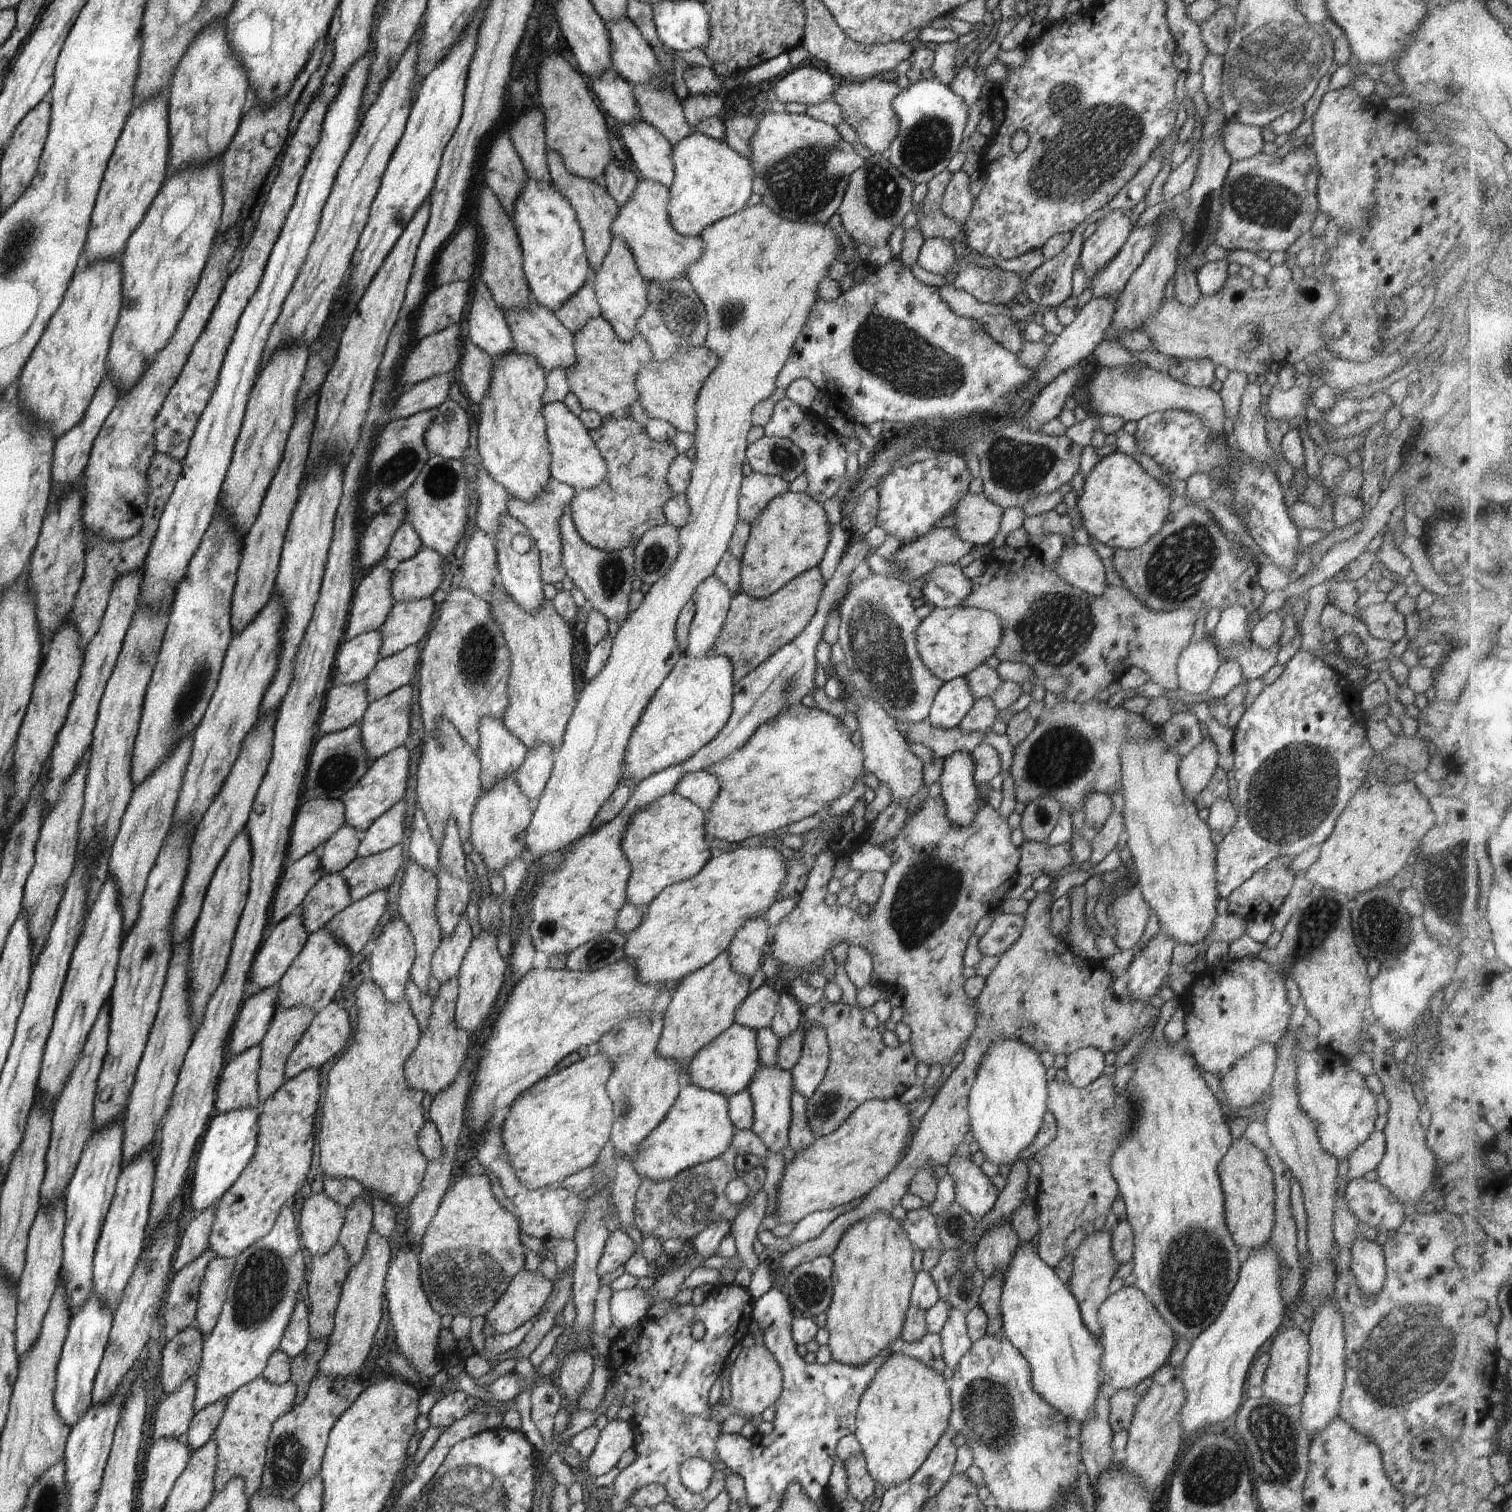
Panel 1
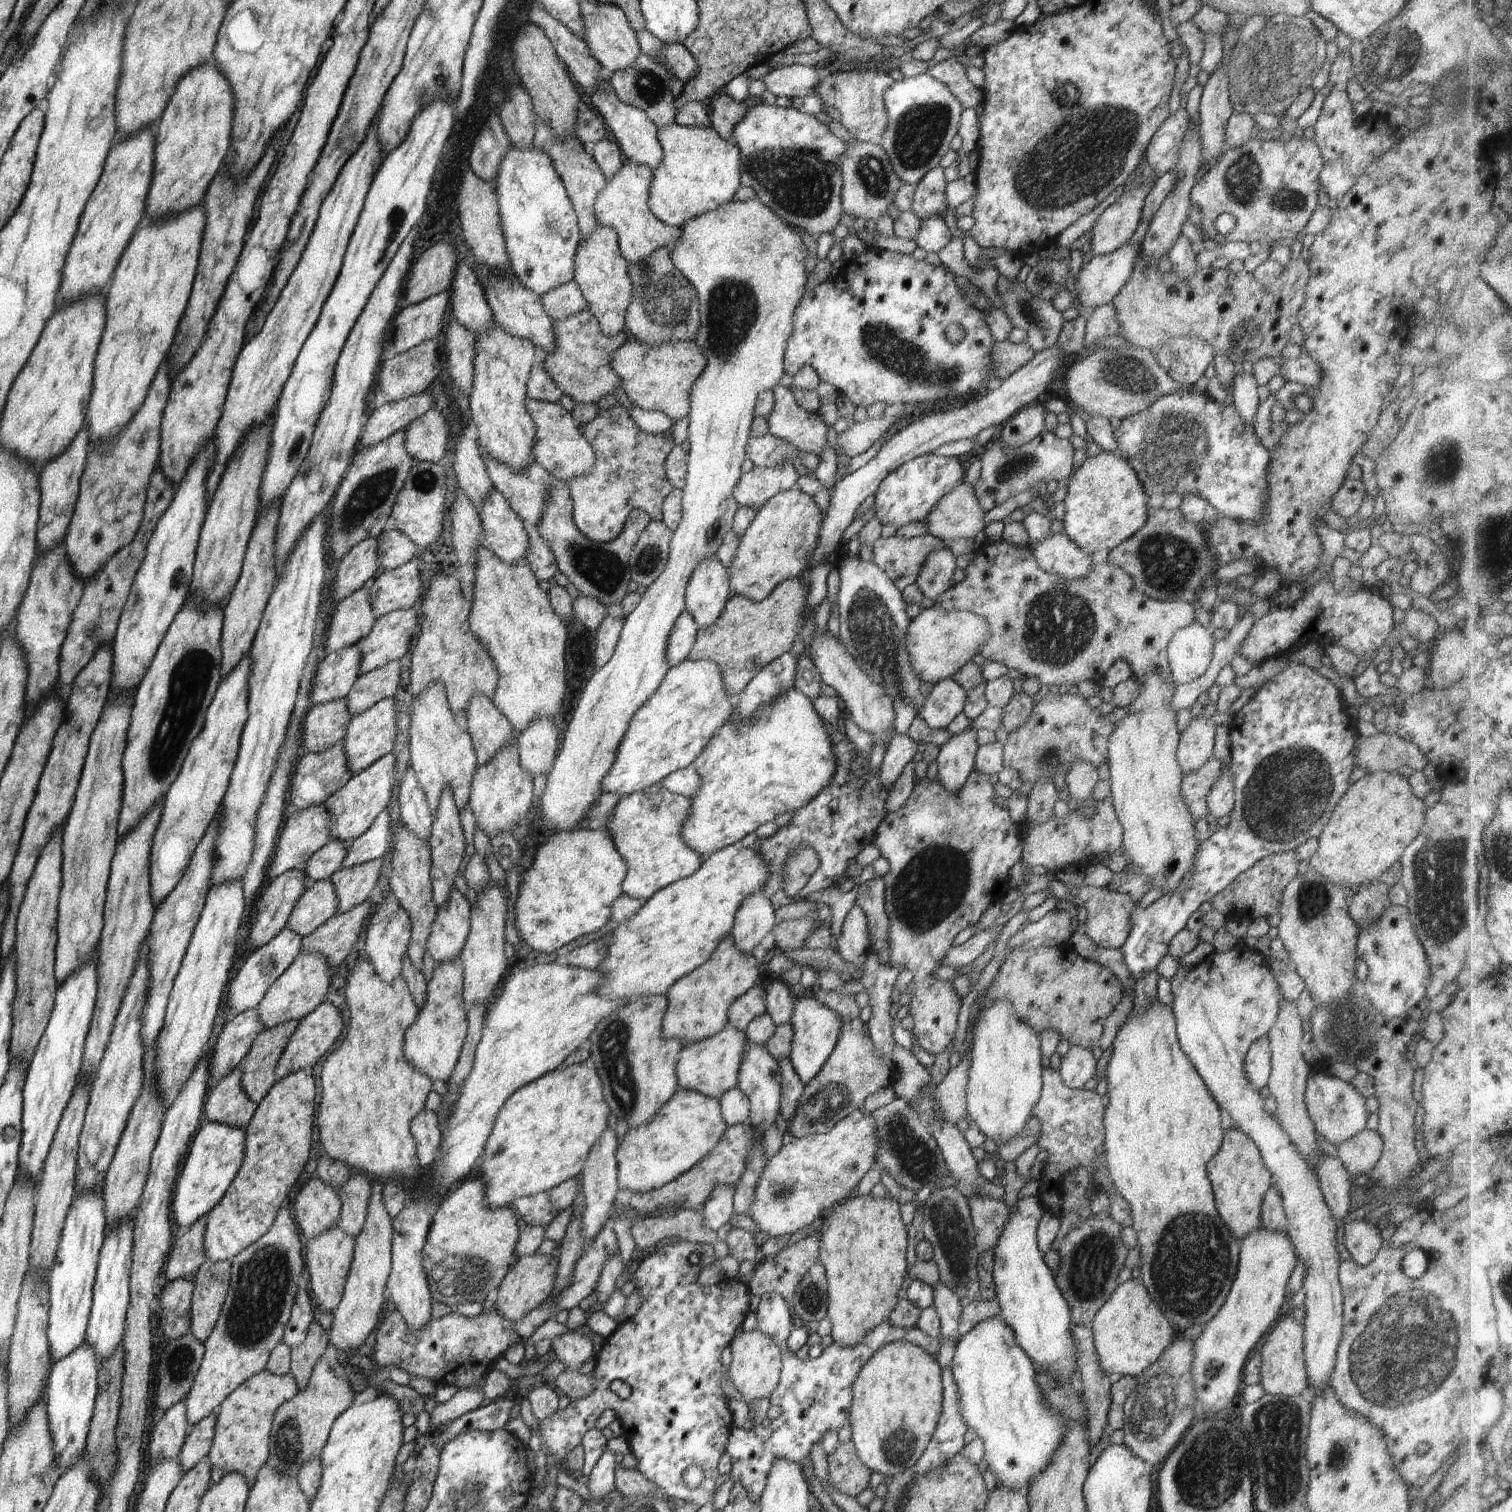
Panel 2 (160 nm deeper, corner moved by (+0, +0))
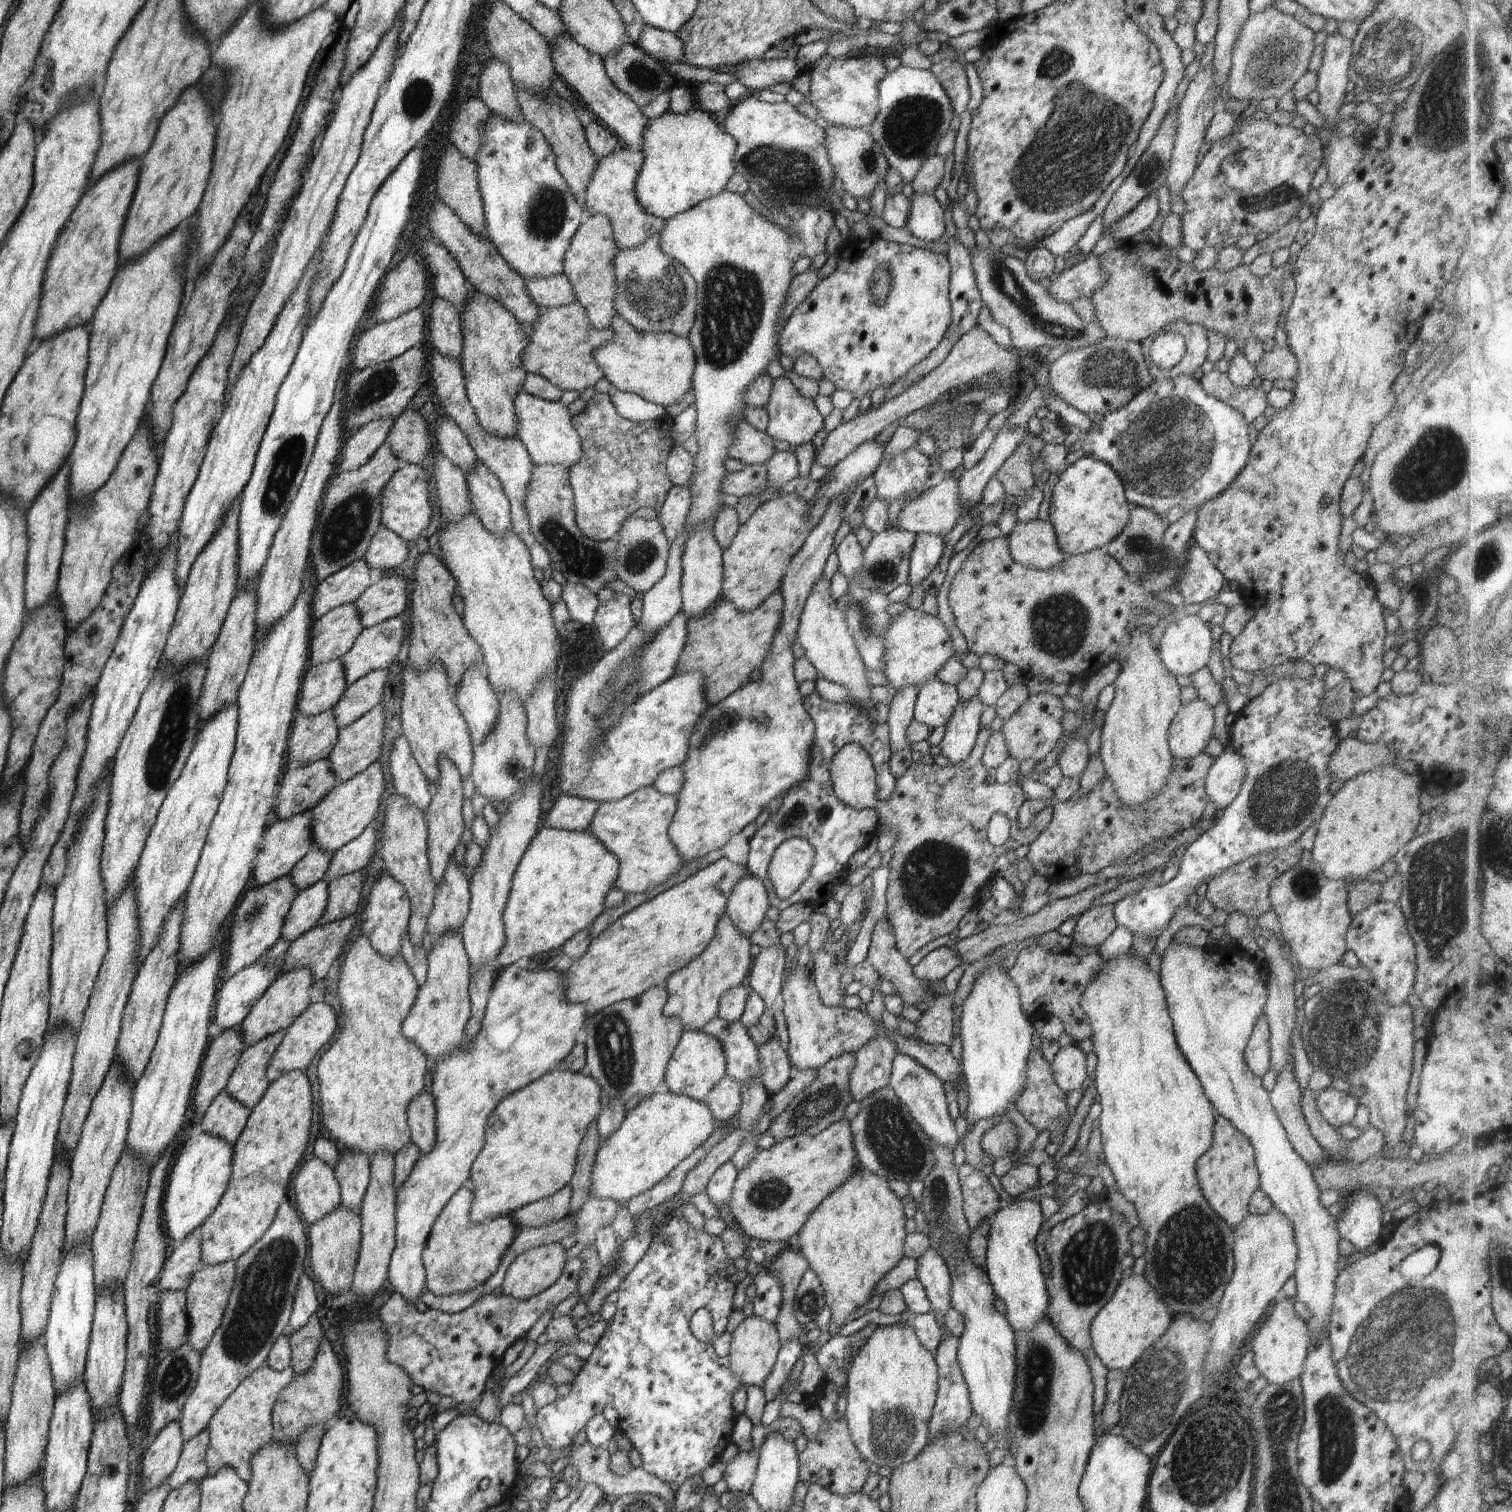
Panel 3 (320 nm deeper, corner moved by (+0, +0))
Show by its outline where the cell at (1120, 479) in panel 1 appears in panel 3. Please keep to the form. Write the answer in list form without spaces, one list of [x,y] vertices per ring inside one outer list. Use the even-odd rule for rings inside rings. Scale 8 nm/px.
[[[1083,456],[1068,465],[1052,489],[1052,498],[1048,510],[1050,524],[1053,526],[1057,545],[1066,556],[1079,555],[1100,549],[1122,532],[1128,524],[1131,504],[1124,494],[1123,482],[1115,470],[1107,463],[1092,457]]]

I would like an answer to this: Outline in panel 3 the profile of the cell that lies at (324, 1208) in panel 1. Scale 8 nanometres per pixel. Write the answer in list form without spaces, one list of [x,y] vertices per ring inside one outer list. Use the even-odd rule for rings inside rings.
[[[316,1156],[298,1170],[292,1184],[298,1213],[306,1225],[315,1223],[341,1204],[341,1190],[333,1168]]]

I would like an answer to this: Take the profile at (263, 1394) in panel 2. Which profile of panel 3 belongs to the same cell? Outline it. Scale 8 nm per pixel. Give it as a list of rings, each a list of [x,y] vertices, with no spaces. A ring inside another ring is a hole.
[[[267,1364],[257,1368],[245,1378],[236,1390],[224,1401],[210,1419],[207,1429],[209,1443],[206,1451],[208,1474],[213,1477],[222,1467],[233,1468],[244,1482],[249,1483],[251,1477],[251,1456],[273,1438],[272,1413],[279,1392],[292,1382],[295,1376],[290,1366],[277,1371]]]

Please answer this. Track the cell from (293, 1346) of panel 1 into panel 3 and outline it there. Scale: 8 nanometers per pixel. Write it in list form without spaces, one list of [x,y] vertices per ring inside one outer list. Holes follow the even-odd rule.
[[[302,1273],[296,1294],[294,1295],[289,1324],[283,1332],[284,1335],[288,1336],[292,1331],[302,1328],[310,1320],[310,1316],[318,1310],[318,1301],[314,1287],[314,1282],[310,1280],[308,1275]]]

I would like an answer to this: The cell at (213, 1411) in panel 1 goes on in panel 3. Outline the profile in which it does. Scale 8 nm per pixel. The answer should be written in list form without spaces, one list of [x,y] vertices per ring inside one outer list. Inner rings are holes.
[[[208,1429],[183,1443],[178,1464],[166,1482],[172,1491],[177,1491],[187,1482],[199,1483],[208,1474],[206,1451],[209,1443]]]

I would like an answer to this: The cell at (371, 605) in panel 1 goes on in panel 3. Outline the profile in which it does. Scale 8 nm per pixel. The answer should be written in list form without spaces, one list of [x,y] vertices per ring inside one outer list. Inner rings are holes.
[[[347,604],[313,619],[309,666],[342,658],[364,630],[359,616],[358,609],[353,604]]]

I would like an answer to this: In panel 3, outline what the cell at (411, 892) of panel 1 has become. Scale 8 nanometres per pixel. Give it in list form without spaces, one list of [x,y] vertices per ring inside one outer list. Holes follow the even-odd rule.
[[[392,794],[387,799],[384,812],[383,845],[379,850],[385,863],[385,870],[393,879],[396,879],[408,895],[411,913],[409,927],[407,928],[410,940],[416,945],[422,945],[422,934],[426,931],[427,918],[434,906],[434,897],[437,893],[437,885],[431,875],[430,861],[427,855],[427,822],[425,814],[401,794]]]

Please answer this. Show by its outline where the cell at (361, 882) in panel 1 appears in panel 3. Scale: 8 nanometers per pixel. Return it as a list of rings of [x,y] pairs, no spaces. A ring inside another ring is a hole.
[[[366,870],[356,871],[327,883],[328,902],[320,917],[320,925],[356,916],[366,874]]]

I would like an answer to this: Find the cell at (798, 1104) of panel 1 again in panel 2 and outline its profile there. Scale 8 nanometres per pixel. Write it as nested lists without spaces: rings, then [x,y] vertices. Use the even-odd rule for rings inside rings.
[[[789,1057],[781,1058],[778,1064],[780,1067],[779,1071],[781,1076],[781,1099],[780,1099],[779,1112],[787,1120],[787,1124],[789,1126],[789,1124],[793,1120],[793,1116],[796,1112],[796,1108],[798,1108],[799,1098],[802,1096],[806,1084],[804,1084],[801,1081],[801,1078],[796,1074],[796,1071],[794,1070],[794,1067],[792,1066]]]

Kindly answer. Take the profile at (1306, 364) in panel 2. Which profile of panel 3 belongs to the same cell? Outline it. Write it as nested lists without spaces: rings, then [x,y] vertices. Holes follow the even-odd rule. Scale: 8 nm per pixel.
[[[1275,345],[1270,351],[1264,351],[1262,359],[1255,366],[1261,380],[1293,380],[1297,375],[1297,360],[1290,349]]]

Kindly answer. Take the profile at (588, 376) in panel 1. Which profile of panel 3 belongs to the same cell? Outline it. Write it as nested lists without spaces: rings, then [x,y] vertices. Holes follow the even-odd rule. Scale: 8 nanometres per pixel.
[[[576,300],[569,305],[559,307],[539,308],[539,315],[532,323],[532,334],[529,336],[529,345],[523,350],[521,359],[527,373],[544,375],[552,384],[562,391],[577,390],[580,394],[589,386],[594,386],[603,377],[602,369],[593,359],[592,351],[599,348],[614,336],[610,329],[598,330],[591,325],[587,310]]]

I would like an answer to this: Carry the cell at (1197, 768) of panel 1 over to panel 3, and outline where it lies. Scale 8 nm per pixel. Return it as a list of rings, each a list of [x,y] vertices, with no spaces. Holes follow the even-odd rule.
[[[1200,697],[1181,704],[1169,726],[1168,742],[1173,756],[1188,760],[1204,752],[1214,723],[1213,708]]]

